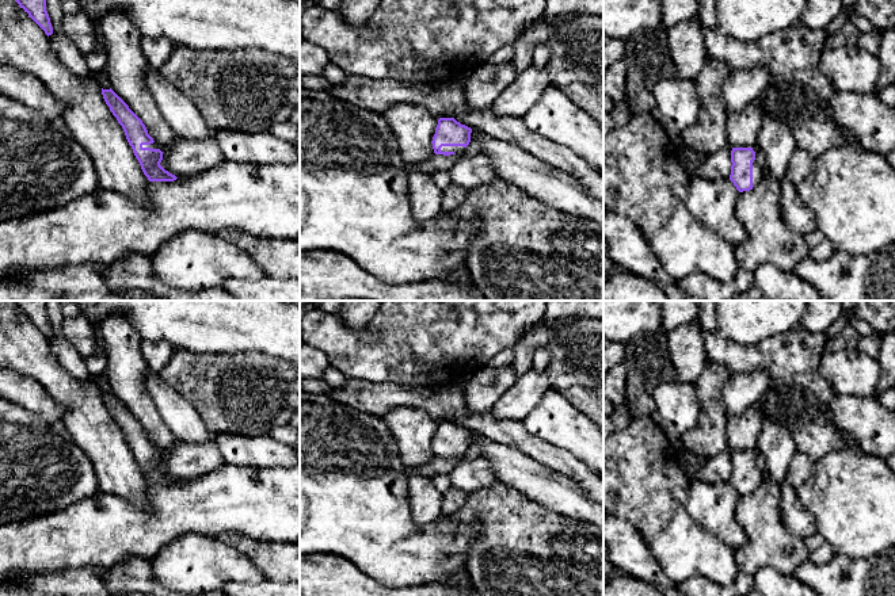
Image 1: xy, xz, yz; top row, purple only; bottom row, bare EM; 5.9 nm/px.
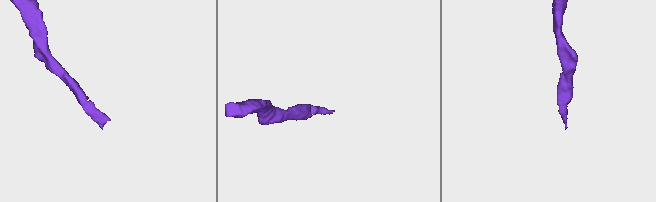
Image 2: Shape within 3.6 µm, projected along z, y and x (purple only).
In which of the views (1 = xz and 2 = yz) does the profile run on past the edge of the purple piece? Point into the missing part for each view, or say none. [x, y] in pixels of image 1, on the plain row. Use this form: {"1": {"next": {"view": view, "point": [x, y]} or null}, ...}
{"1": {"next": {"view": "xz", "point": [457, 453]}}, "2": {"next": {"view": "yz", "point": [757, 474]}}}

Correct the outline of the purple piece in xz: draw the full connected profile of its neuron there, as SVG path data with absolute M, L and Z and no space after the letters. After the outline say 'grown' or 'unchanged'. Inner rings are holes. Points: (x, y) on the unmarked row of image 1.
M439 421L433 440L435 458L461 458L471 446L472 432L461 428L454 421Z; grown

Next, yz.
M738 450L731 454L730 484L739 496L753 493L763 480L763 473L757 467L758 450Z; grown

